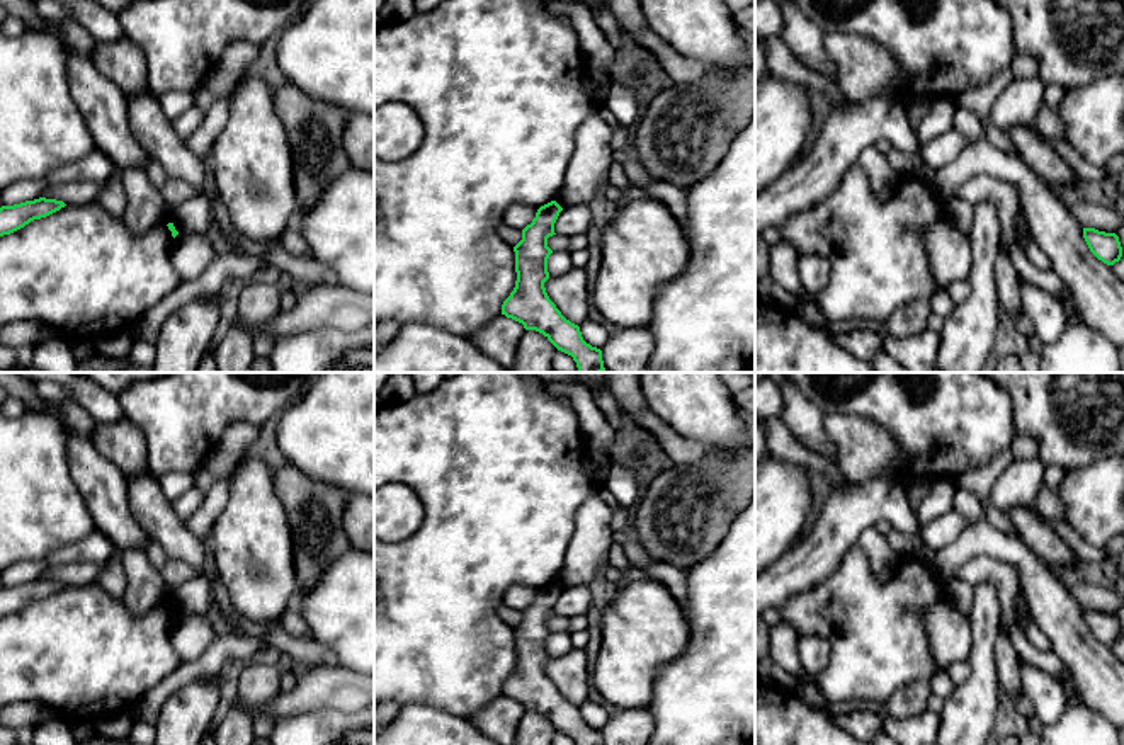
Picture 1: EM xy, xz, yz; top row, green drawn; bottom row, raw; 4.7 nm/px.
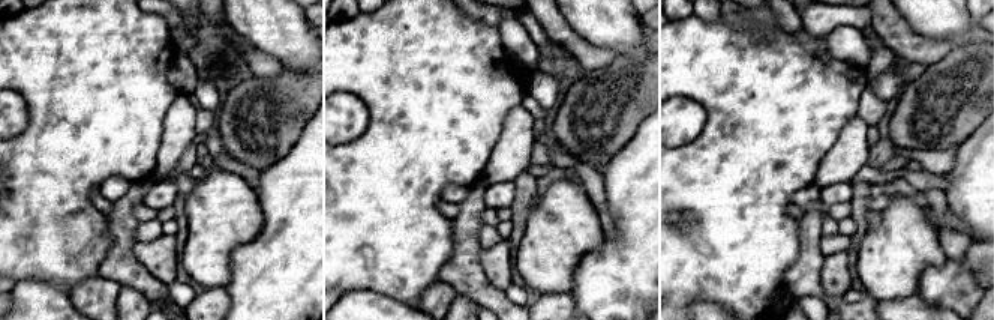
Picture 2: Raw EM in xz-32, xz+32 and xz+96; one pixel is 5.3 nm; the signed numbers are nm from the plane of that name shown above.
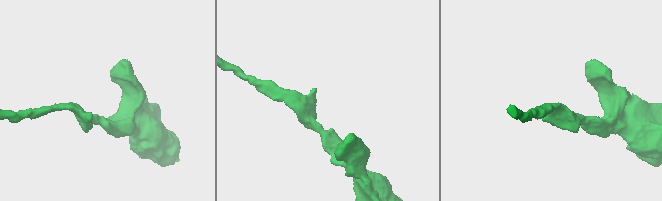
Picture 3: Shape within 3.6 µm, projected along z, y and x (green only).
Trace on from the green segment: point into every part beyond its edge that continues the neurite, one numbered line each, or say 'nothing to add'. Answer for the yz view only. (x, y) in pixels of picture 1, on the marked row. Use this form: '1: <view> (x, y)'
nothing to add

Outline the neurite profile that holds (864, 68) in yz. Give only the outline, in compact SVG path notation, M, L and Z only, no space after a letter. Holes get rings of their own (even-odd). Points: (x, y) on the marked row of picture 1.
M825 32L823 48L837 68L835 85L850 100L872 99L903 78L893 53L860 34Z

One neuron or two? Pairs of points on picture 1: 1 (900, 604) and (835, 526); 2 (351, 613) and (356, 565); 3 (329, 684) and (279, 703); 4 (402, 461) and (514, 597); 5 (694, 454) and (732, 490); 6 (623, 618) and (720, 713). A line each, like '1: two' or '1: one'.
1: two
2: one
3: one
4: two
5: two
6: two

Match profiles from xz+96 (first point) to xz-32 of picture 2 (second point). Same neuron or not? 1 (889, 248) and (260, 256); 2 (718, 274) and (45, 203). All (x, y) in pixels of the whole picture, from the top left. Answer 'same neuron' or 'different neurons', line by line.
1: different neurons
2: same neuron

